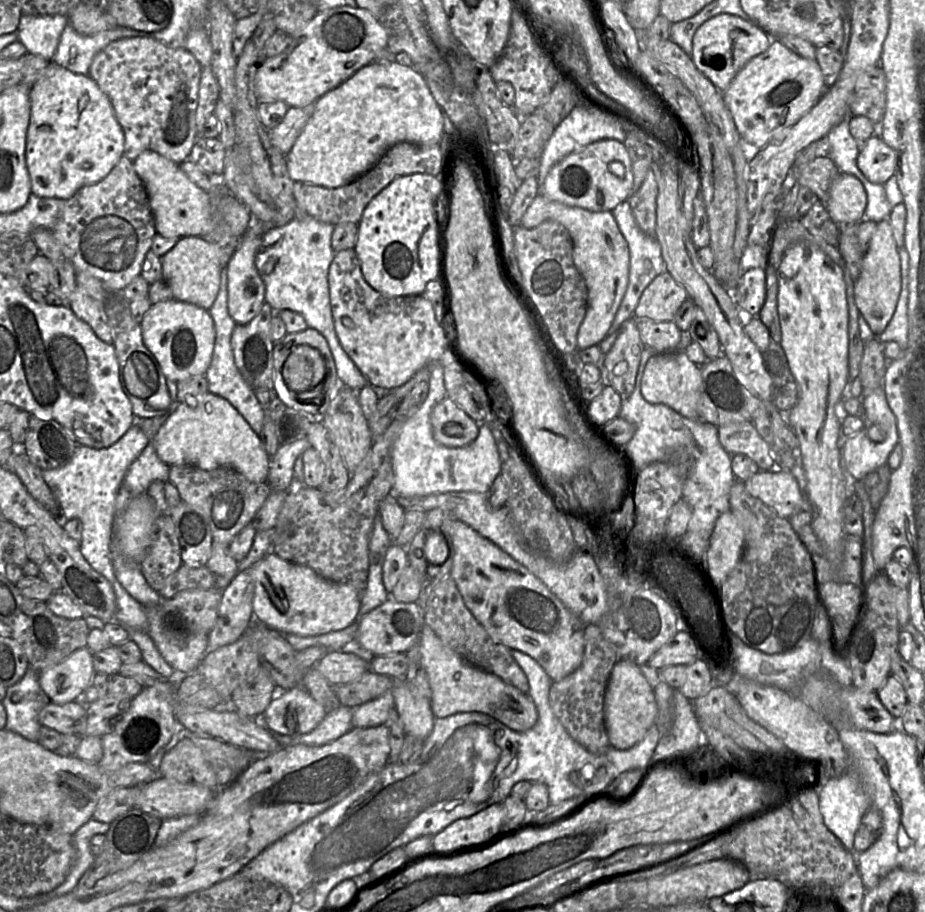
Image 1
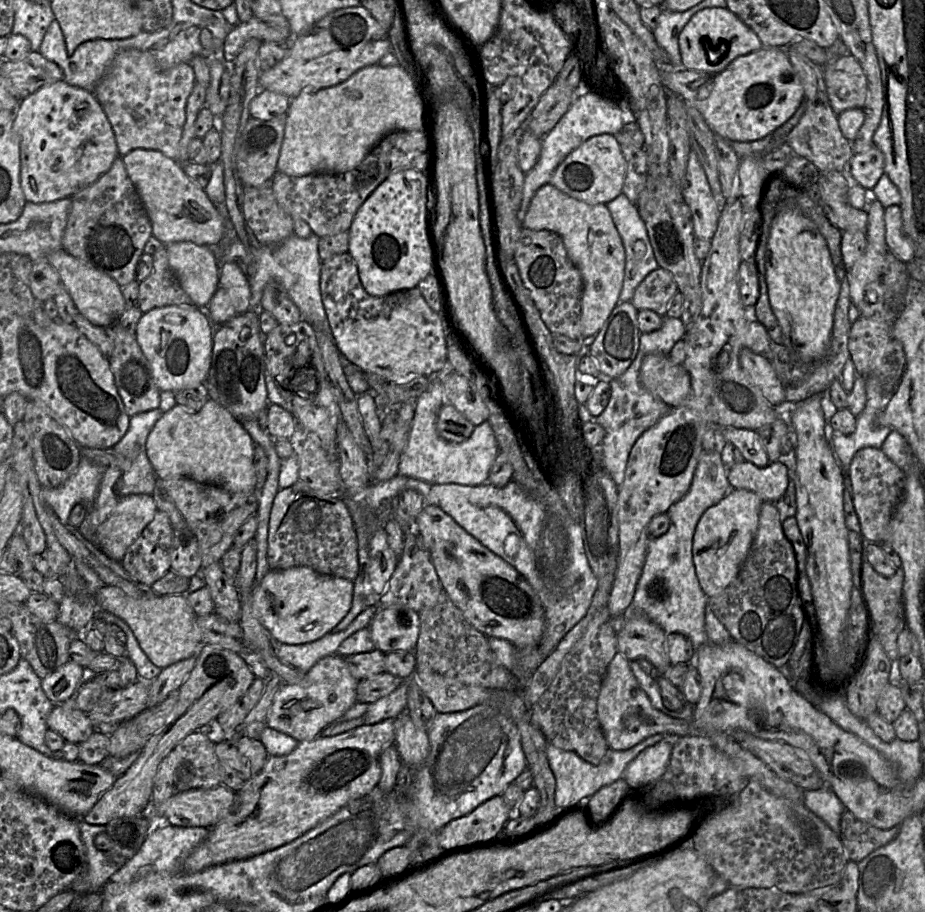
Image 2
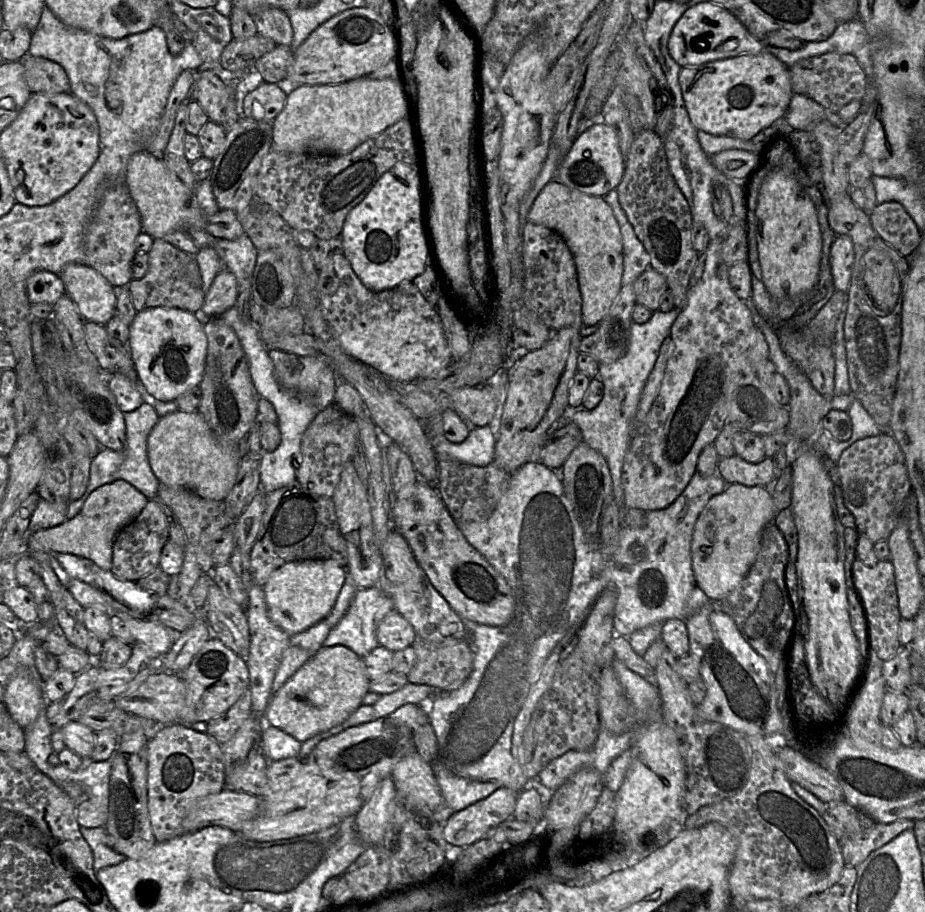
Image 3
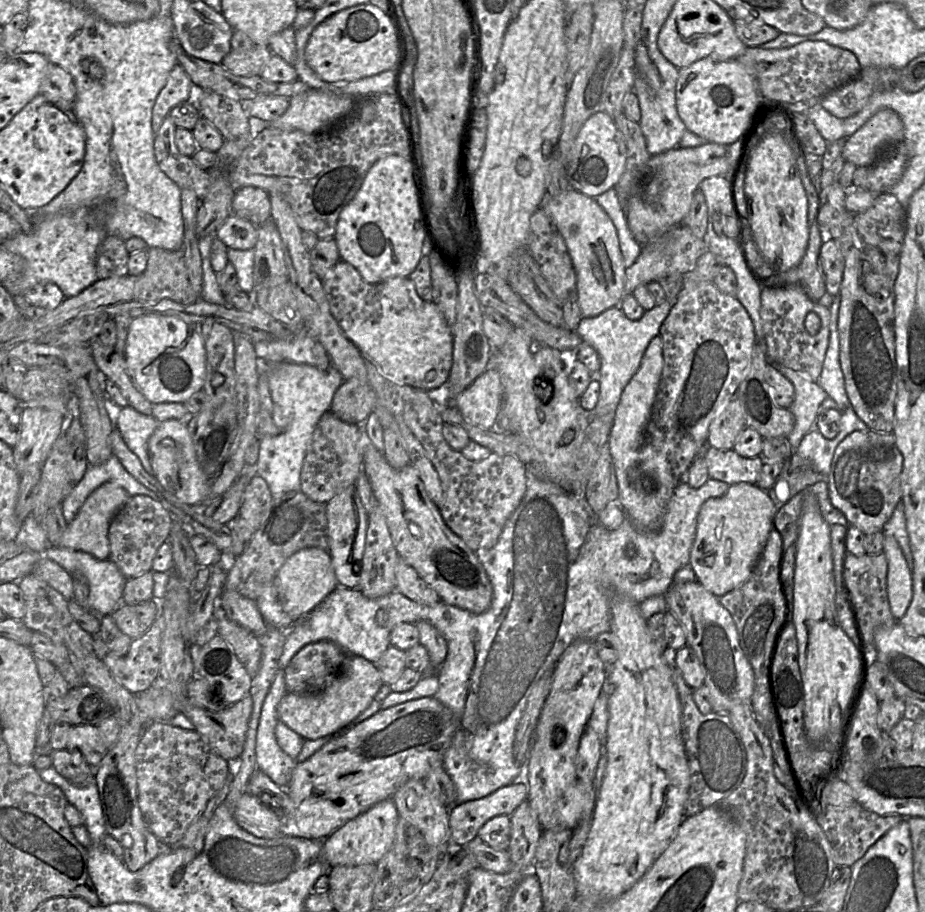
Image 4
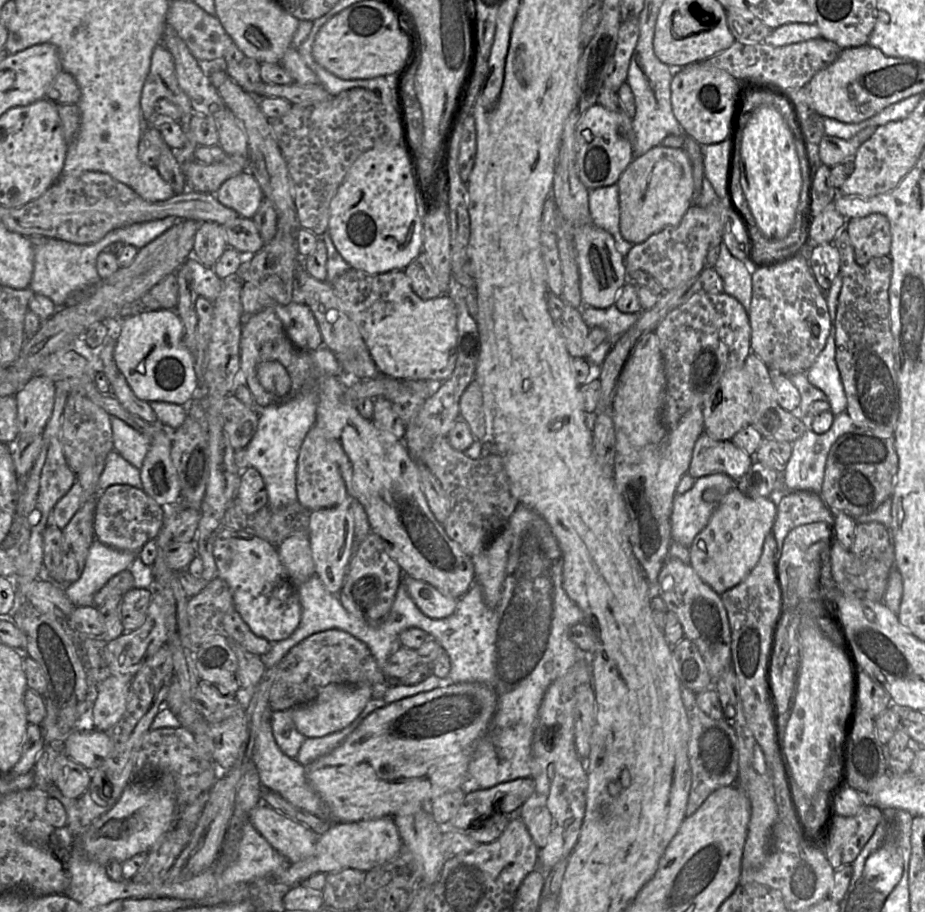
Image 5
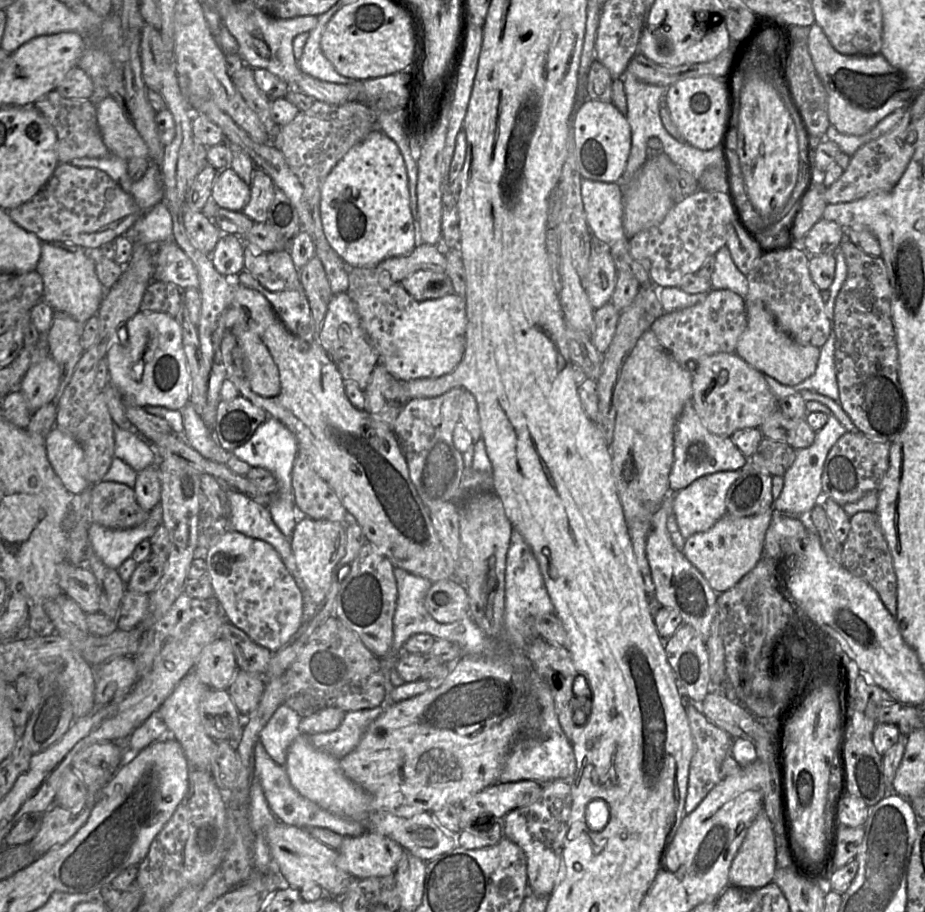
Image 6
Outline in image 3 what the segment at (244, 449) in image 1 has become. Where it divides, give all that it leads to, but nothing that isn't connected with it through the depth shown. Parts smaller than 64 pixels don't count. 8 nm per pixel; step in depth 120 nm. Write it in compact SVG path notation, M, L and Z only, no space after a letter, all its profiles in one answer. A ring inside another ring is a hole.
M176 410L163 417L147 438L147 457L160 483L191 490L202 498L224 500L232 489L239 470L241 456L237 443L219 441L198 411Z

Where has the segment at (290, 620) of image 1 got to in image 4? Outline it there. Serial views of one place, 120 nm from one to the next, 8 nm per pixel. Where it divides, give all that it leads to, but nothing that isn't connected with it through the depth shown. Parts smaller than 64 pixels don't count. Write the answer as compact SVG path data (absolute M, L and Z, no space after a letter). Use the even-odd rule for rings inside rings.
M317 547L291 555L279 568L273 584L283 610L294 621L311 612L338 586L329 553Z

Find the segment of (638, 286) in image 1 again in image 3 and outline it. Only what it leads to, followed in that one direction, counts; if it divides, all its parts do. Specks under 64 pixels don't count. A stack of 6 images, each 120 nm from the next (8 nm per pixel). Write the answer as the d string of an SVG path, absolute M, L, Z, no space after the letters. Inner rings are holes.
M616 189L609 191L603 199L610 206L621 232L623 246L623 275L621 284L622 286L633 284L650 267L651 258L627 219L619 203Z

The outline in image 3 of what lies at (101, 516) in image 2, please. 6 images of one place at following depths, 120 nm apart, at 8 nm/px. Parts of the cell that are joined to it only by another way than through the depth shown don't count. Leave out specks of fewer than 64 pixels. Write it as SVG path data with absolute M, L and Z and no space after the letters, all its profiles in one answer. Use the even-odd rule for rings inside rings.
M143 402L133 411L125 412L123 416L126 428L126 450L114 451L107 447L102 447L97 454L91 458L87 488L81 498L68 502L67 519L71 519L79 513L85 500L95 489L115 480L127 481L149 500L157 496L160 482L156 478L148 462L147 438L160 417L156 413L154 407L147 402Z

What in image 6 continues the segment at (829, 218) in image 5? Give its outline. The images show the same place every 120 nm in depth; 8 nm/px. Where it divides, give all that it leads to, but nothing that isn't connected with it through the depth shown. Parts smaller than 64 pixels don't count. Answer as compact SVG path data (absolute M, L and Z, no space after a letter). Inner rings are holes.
M821 219L810 229L801 242L810 256L835 255L835 251L844 238L844 229L839 224Z

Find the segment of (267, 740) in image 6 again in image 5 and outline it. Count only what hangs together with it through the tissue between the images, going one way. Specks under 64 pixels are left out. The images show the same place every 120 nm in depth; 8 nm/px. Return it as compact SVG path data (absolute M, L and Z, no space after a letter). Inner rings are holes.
M290 710L273 712L271 726L274 739L281 751L289 758L297 758L306 737L297 730Z

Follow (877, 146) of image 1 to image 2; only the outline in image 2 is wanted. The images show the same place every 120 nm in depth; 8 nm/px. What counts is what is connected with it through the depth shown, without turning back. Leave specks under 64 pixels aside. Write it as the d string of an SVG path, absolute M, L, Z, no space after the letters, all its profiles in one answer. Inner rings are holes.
M872 145L862 153L855 154L850 161L850 171L854 182L864 189L873 189L884 170L885 157L883 152Z

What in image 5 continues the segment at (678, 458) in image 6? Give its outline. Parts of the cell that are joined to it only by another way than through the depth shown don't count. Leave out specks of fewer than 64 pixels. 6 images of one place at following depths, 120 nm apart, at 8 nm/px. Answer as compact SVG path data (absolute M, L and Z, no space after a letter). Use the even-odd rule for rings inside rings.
M707 432L697 439L688 474L697 479L715 473L724 473L738 481L755 461L731 440L715 440Z

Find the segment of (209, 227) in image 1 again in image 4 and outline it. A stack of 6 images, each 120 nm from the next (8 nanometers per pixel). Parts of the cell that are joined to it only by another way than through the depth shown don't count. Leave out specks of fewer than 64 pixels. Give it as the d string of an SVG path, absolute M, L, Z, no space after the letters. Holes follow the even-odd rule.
M234 214L223 221L215 236L227 247L238 250L254 249L258 240L257 226Z

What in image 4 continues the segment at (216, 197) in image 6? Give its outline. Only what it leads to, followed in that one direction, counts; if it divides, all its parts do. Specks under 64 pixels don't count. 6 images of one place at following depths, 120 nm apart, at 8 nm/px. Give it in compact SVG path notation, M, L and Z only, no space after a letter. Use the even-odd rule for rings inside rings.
M253 186L238 189L232 201L232 214L244 218L254 225L263 224L271 219L268 193Z

